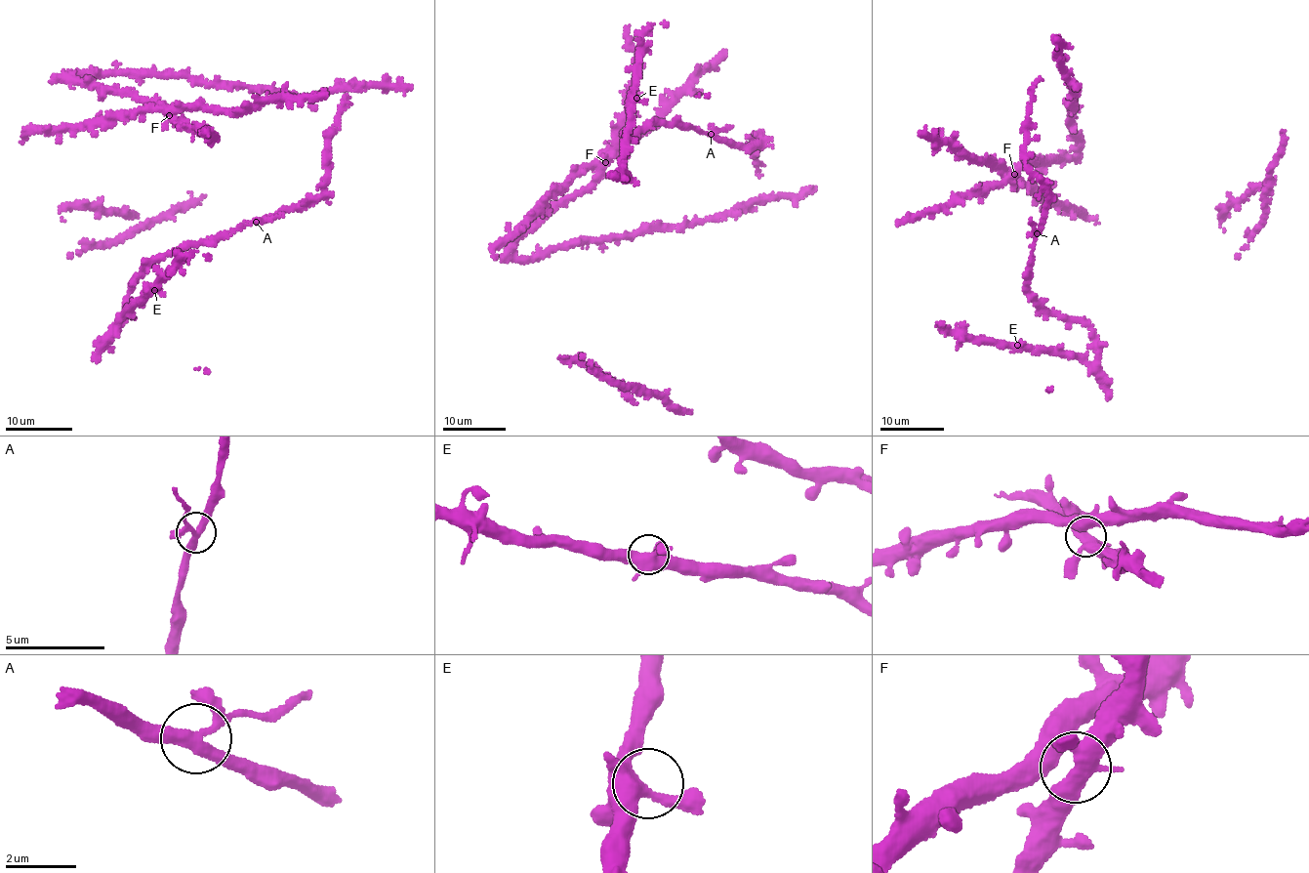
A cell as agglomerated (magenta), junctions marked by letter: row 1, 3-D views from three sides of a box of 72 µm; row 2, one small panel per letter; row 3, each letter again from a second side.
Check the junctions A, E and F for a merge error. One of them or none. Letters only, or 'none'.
A

